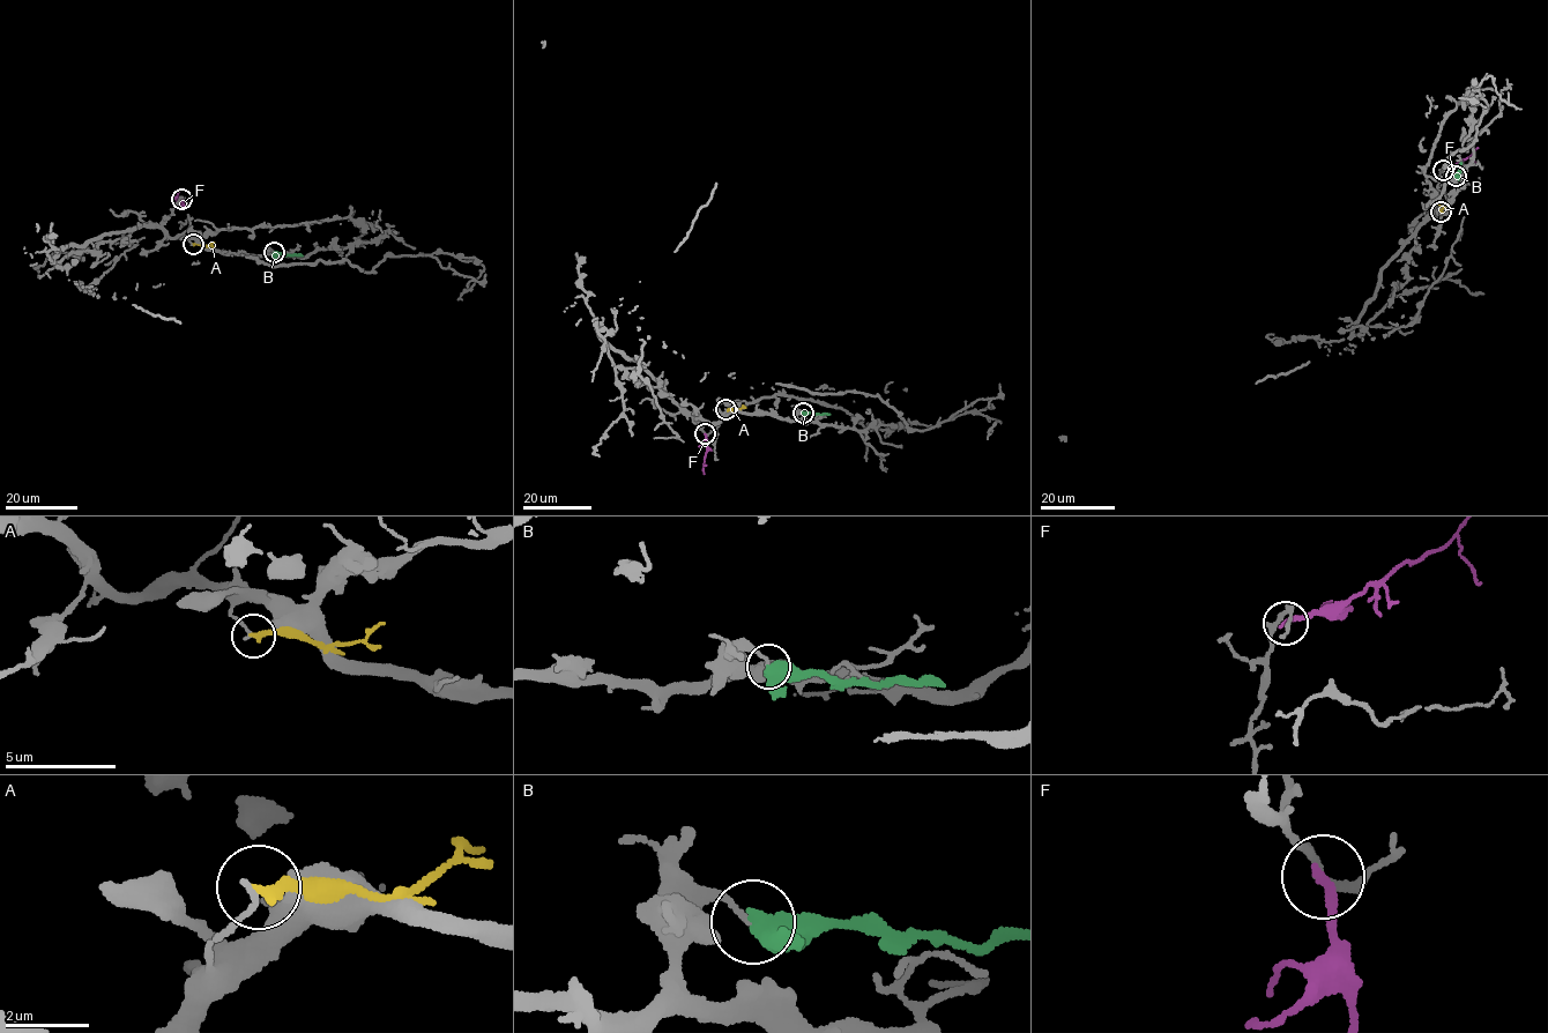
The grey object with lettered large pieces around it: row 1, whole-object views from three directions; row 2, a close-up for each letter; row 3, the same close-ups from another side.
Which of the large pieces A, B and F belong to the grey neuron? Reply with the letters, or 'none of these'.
none of these

